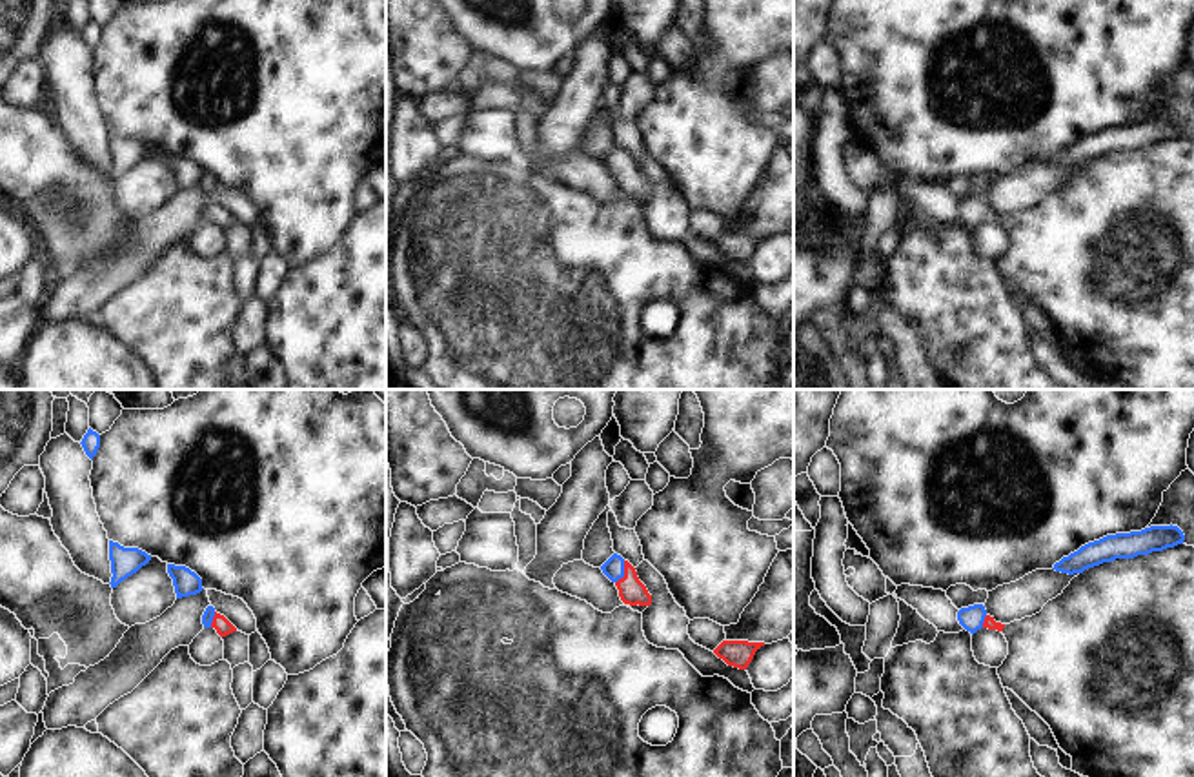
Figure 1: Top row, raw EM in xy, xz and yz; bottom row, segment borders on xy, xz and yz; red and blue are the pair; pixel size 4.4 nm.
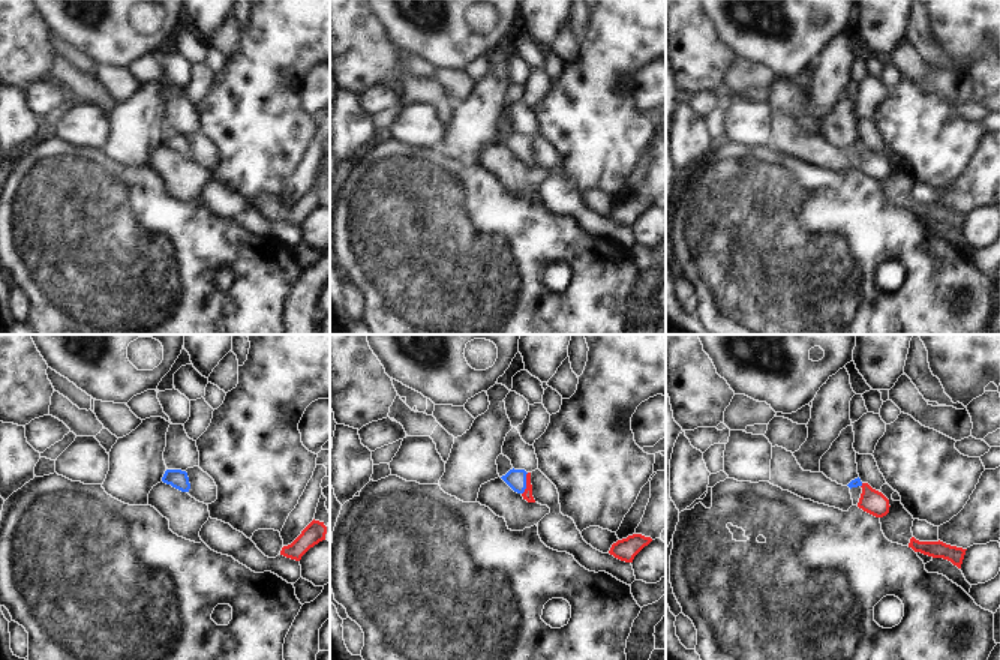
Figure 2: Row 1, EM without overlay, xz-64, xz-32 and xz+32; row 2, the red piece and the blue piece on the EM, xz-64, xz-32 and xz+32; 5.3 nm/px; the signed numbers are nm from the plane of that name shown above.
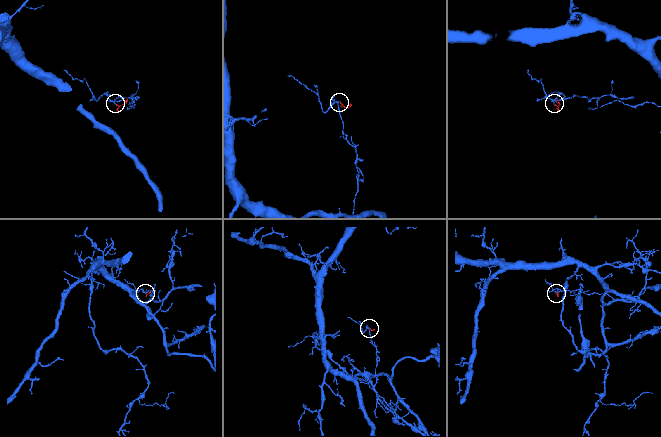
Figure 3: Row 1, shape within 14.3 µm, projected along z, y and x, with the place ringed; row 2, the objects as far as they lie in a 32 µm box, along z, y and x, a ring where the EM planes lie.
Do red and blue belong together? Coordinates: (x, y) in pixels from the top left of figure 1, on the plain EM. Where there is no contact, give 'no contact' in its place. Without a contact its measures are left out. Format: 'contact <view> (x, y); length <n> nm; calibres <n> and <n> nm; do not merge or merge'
contact xz (625, 164); length 110 nm; calibres 120 and 100 nm; merge

